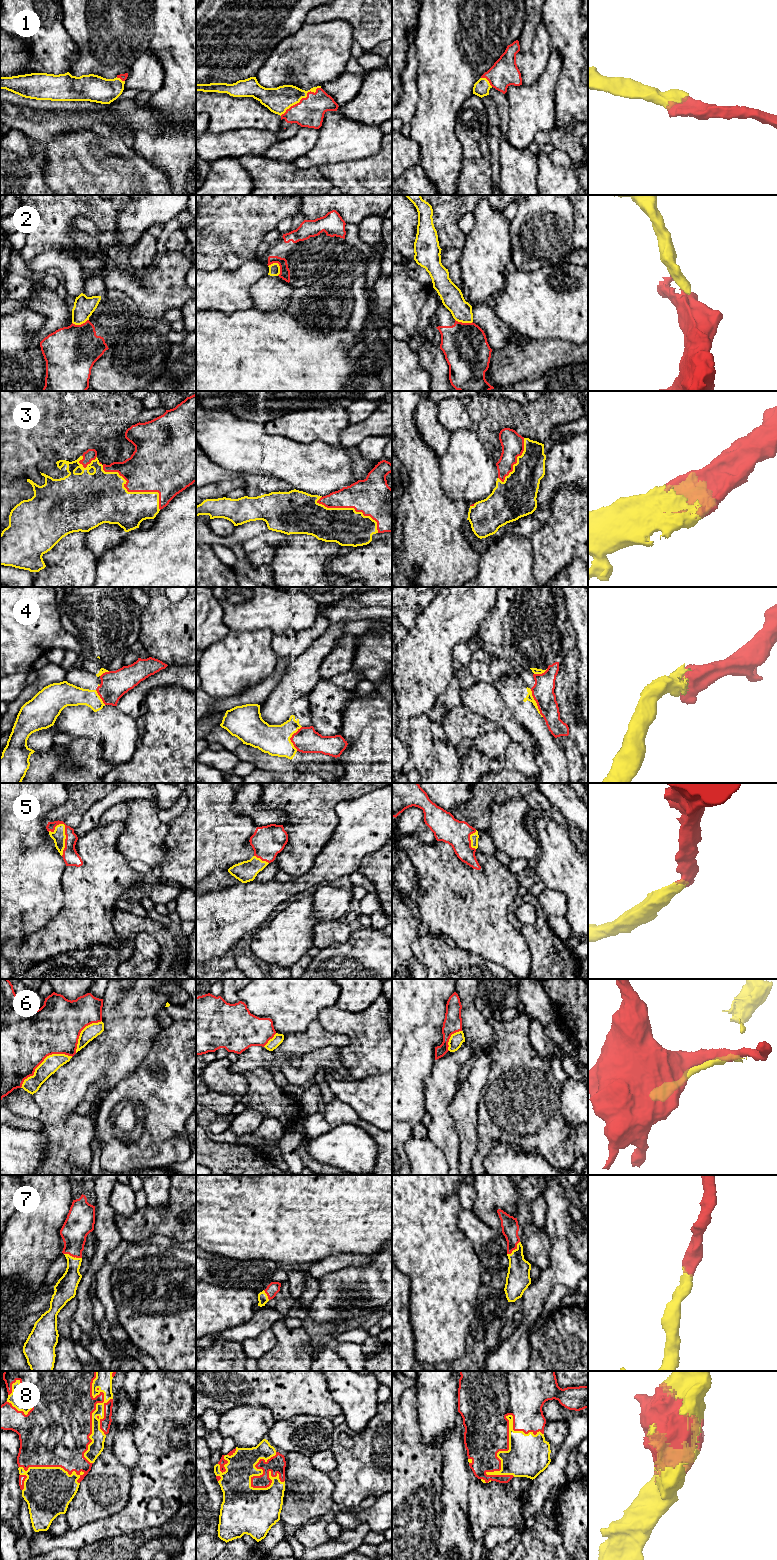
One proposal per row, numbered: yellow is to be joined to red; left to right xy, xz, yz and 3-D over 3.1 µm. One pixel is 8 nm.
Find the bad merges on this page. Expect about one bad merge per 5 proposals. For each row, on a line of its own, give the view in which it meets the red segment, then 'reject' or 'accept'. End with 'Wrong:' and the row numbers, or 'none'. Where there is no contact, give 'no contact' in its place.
1: xz | accept
2: xz | reject
3: xy | accept
4: yz | accept
5: xy | accept
6: xy | reject
7: xy | accept
8: xy | accept
Wrong: 2, 6

